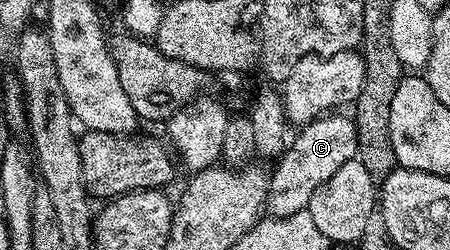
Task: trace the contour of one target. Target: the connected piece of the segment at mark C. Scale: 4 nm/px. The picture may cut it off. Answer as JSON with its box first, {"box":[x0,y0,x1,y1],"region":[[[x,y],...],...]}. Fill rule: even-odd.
{"box":[266,112,358,219],"region":[[[333,112],[316,117],[304,125],[278,157],[275,172],[268,181],[266,211],[276,219],[304,211],[312,195],[345,164],[358,155],[357,132],[352,117]]]}

